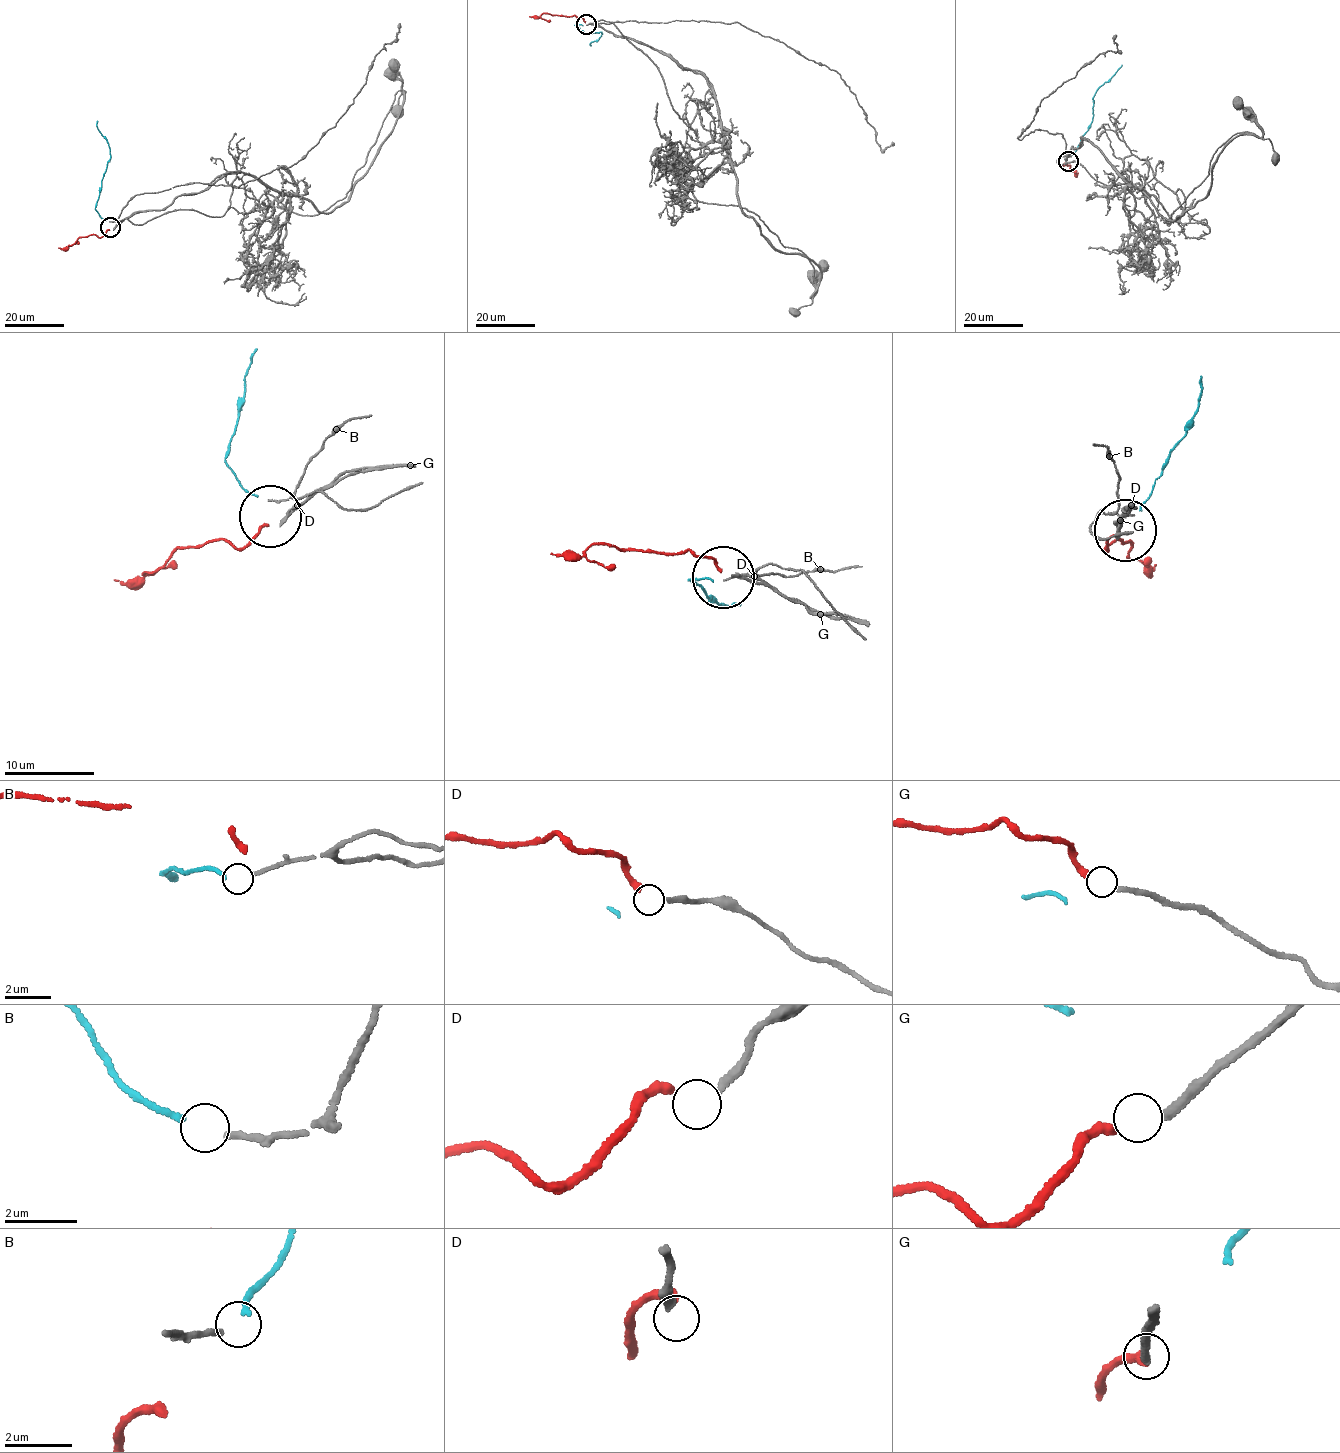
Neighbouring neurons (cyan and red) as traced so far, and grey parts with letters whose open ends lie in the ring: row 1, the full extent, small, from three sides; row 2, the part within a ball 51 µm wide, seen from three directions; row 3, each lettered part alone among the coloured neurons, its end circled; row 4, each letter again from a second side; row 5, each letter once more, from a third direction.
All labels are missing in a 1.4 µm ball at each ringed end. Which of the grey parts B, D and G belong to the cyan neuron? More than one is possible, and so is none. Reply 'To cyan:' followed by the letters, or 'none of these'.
To cyan: B

